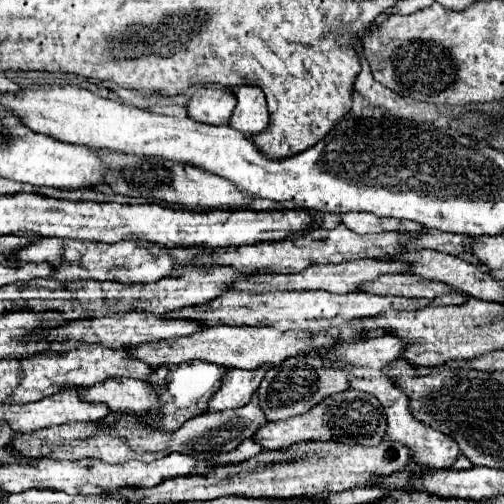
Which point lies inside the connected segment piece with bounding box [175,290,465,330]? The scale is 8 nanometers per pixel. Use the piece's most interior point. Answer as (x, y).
(299, 309)

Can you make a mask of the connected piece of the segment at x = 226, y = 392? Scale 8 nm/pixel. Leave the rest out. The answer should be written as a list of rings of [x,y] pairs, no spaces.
[[[263,366],[257,370],[231,368],[225,374],[223,386],[219,388],[219,392],[209,400],[209,406],[205,412],[223,412],[223,410],[245,406],[251,400],[251,394],[261,384],[267,370],[269,368],[263,368]]]

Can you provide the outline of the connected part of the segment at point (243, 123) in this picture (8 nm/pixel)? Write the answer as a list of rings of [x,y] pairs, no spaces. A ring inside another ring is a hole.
[[[239,86],[235,96],[237,96],[237,106],[229,118],[229,126],[247,136],[263,132],[269,124],[269,112],[263,90],[257,86]]]

